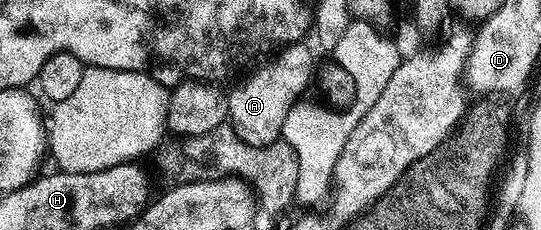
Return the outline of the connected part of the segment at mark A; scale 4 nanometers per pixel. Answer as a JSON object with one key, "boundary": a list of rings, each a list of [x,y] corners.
{"boundary":[[[306,43],[291,44],[288,51],[280,51],[273,59],[266,61],[259,70],[254,69],[251,75],[245,82],[230,89],[227,99],[228,123],[231,124],[235,134],[247,145],[253,147],[265,147],[270,145],[282,135],[285,117],[292,106],[298,103],[298,100],[306,93],[308,84],[310,83],[310,74],[313,65],[311,61],[315,57],[314,51],[306,48]]]}

